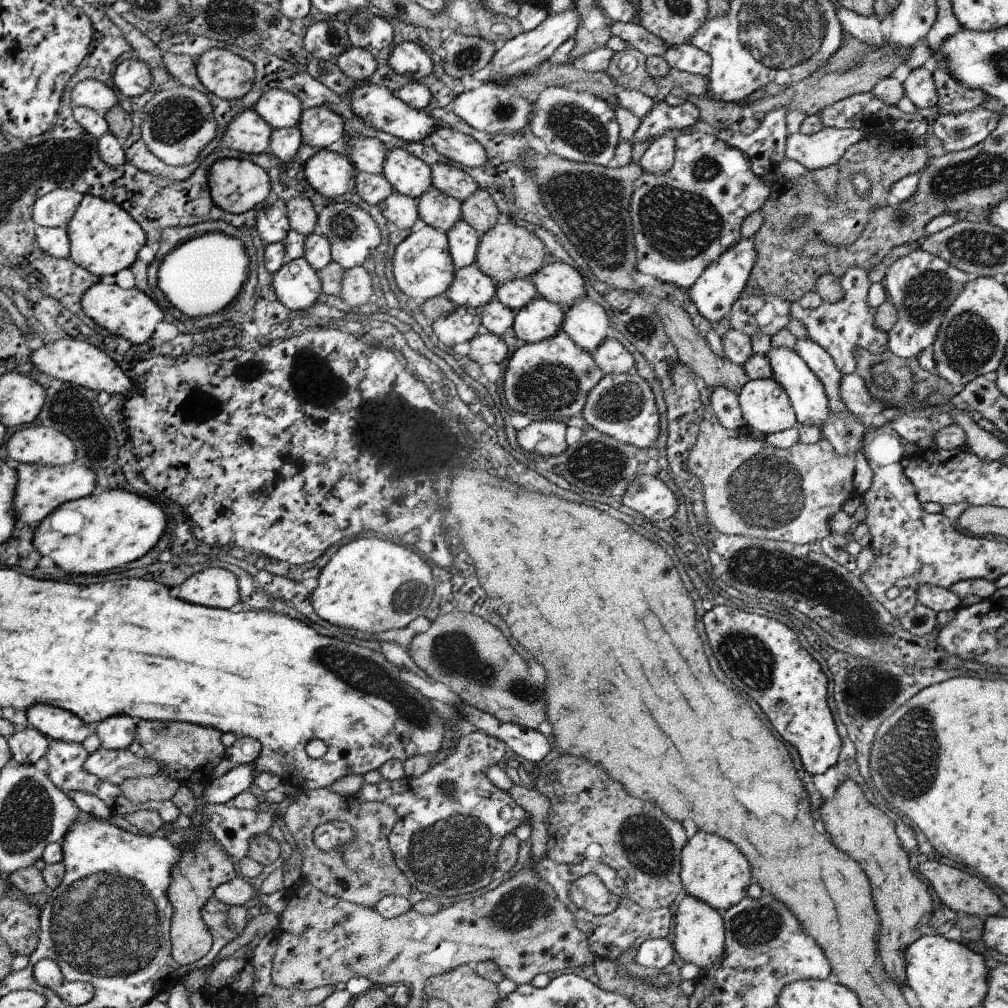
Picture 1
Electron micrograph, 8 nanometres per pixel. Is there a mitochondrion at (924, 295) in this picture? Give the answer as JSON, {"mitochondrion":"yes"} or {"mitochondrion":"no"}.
{"mitochondrion":"yes"}

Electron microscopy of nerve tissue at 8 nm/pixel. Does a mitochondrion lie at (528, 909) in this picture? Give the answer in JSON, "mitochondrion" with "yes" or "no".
{"mitochondrion":"yes"}

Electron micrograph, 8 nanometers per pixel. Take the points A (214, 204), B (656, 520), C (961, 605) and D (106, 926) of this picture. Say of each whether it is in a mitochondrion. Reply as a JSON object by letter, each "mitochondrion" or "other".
{"A":"other","B":"other","C":"other","D":"mitochondrion"}

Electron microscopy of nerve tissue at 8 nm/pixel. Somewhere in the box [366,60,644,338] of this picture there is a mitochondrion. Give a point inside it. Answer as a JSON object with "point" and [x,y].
{"point":[590,206]}

